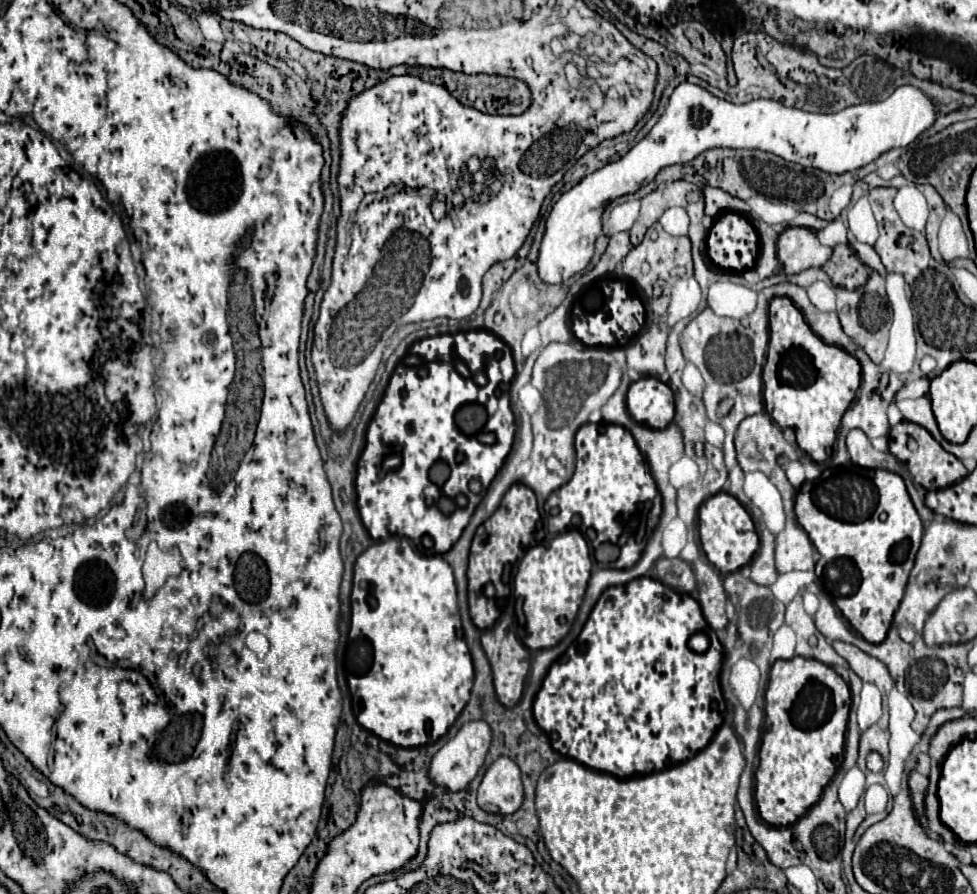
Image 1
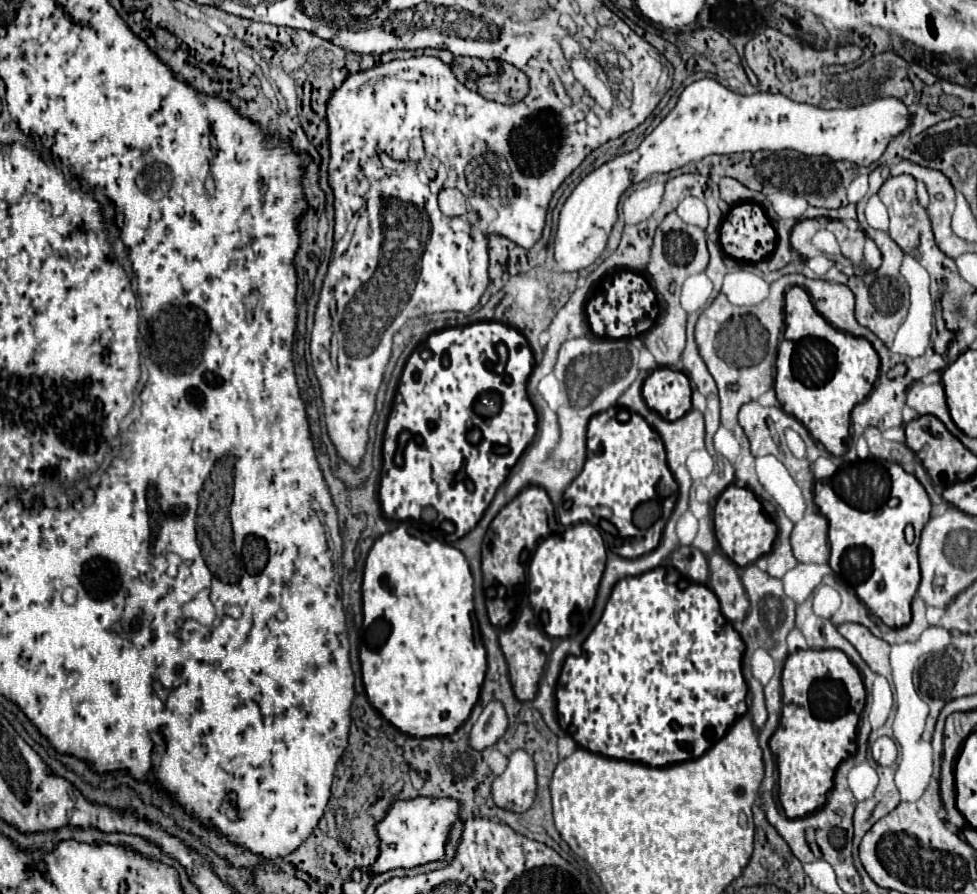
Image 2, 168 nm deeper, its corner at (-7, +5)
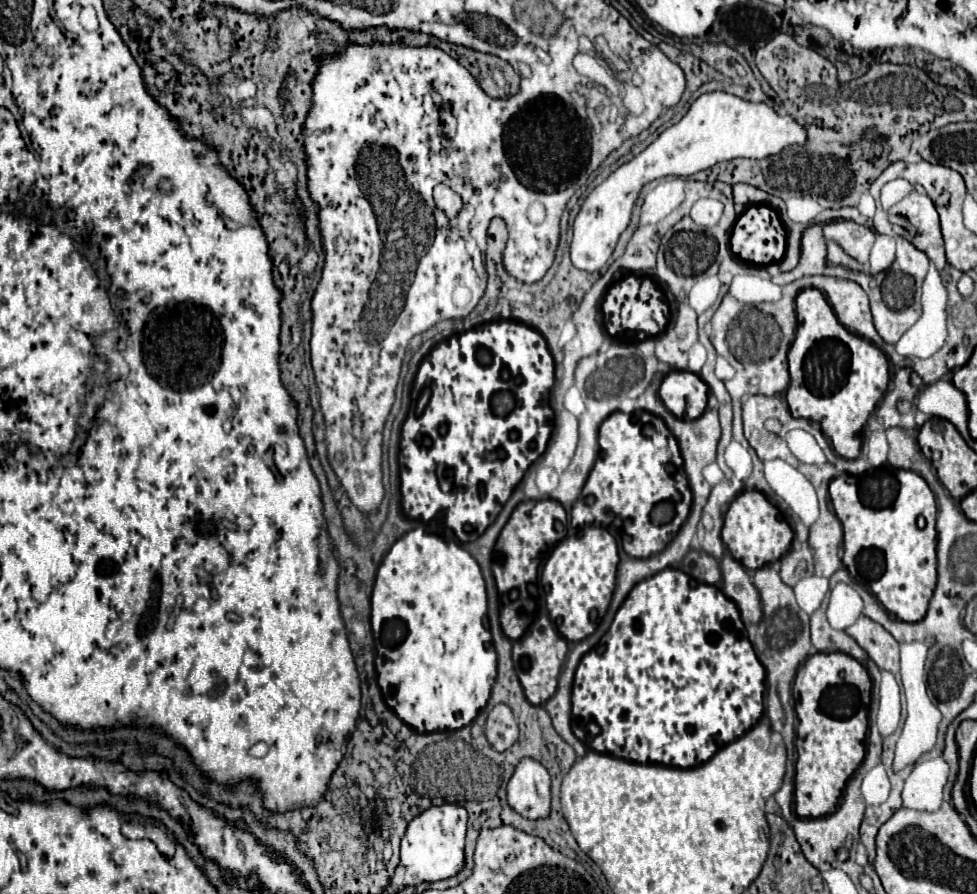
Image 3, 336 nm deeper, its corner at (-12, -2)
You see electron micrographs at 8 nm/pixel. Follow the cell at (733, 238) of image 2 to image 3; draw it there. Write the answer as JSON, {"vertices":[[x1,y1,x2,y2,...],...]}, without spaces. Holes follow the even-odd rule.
{"vertices":[[764,204,749,206,732,228,730,249,734,255,756,265,768,265,783,258,786,250,786,230,776,211]]}

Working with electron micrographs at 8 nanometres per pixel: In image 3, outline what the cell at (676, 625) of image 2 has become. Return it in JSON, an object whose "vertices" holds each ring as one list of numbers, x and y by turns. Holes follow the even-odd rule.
{"vertices":[[666,568,658,574,642,580,640,584,636,584,636,588,632,588,628,598,622,602,620,610,616,612,610,630,582,658,582,662,576,670,574,688,572,688,572,730,590,750,596,750,596,752,606,752,606,754,612,754,612,756,618,756,624,760,632,760,632,762,642,762,642,764,664,764,664,766,676,766,676,768,694,768,698,764,710,760,720,748,724,748,732,740,740,738,744,732,748,732,748,728,752,728,760,720,762,710,764,710,764,704,762,704,764,678,766,678,766,670,760,664,760,660,754,652,754,646,748,642,748,638,744,634,744,624,740,620,738,606,730,598,726,598,718,586,700,584,700,582,692,580,692,576,680,572,678,568],[590,720,596,720,602,728,602,732,594,738,588,732]]}

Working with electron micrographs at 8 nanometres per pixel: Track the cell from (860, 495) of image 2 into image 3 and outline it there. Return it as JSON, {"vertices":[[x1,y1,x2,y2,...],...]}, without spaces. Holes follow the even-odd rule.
{"vertices":[[884,466,884,468,872,468,860,476,850,476,850,474,842,474,842,476,836,476,830,484,830,500,832,500,832,508,836,512,836,516,840,518,842,526,844,526,844,566,848,568,850,576,854,582,866,586,880,602,882,606,892,612,898,620,904,620,904,622,918,622,924,618,926,614,926,608,928,608,928,600,934,592,934,586,936,586,936,500,934,500,934,494,932,490,928,488,926,480,916,474,916,472,910,472,910,470,896,470,896,468,890,468,890,466],[918,516,924,516,926,518,926,528,920,530,916,526,916,518]]}

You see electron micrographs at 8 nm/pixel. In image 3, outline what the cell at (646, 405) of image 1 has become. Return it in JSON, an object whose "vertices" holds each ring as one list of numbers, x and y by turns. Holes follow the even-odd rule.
{"vertices":[[672,370,660,386,660,398,674,416,694,420,706,410,708,384,694,372]]}

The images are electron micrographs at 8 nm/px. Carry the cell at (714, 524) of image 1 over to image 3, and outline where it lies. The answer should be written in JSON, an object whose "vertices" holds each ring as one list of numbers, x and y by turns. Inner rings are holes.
{"vertices":[[744,490,728,508,722,528,722,540,728,546,730,554,748,570,762,568,764,564,780,560,790,544,794,532,790,524,782,518,780,510,768,502,768,498,758,490]]}

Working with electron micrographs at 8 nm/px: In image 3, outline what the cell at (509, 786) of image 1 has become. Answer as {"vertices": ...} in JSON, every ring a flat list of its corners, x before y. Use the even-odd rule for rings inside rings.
{"vertices":[[524,758,508,782,508,804,528,820,548,818,550,786,548,770,540,762]]}

